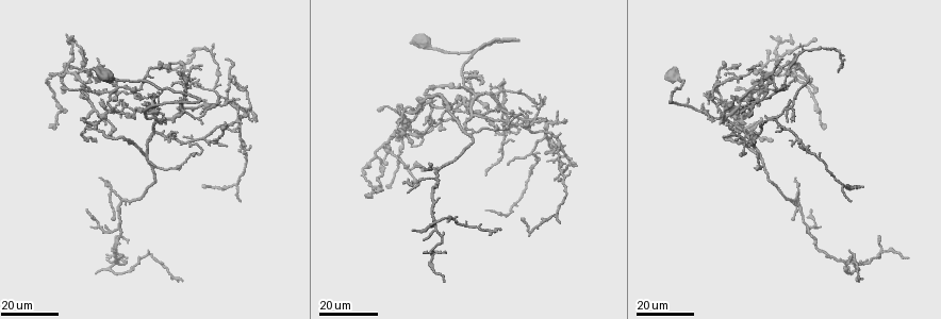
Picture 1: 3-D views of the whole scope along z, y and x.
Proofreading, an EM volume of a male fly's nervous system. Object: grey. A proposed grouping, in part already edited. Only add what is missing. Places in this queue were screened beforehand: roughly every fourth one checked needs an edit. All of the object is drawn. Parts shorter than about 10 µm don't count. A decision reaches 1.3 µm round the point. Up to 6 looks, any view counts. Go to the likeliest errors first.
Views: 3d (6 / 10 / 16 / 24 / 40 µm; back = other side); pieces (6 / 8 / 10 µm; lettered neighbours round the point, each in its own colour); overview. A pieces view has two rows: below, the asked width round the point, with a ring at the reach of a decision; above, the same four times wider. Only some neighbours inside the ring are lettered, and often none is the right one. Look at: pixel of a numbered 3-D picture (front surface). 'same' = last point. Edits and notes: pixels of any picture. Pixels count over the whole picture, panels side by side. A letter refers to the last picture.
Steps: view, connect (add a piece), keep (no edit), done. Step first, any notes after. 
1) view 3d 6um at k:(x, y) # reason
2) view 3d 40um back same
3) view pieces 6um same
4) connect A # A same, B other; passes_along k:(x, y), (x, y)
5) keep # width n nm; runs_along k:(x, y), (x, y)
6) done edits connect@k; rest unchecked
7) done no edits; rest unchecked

view 3d 24um at 1:(522, 220) # branch stops here

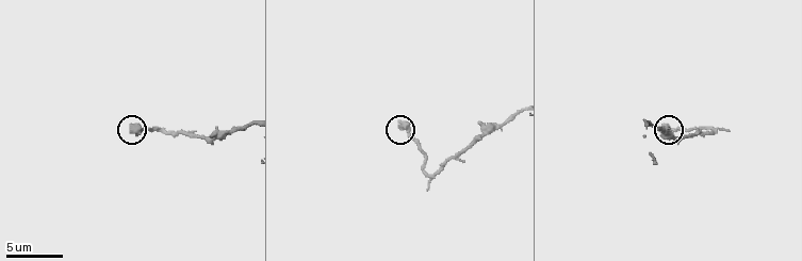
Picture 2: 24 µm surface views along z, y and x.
view pieces 8um at 2:(400, 121) # see the neighbours

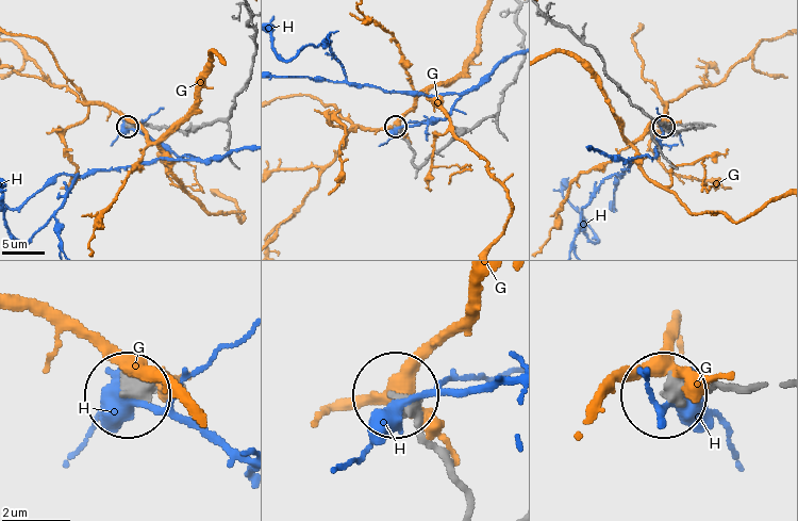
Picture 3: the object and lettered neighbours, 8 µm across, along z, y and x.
keep # width 440 nm; G other, H other; runs_along 3:(740, 386), (665, 392); none of them fits

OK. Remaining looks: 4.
view 3d 16um at 1:(856, 281) # an open end

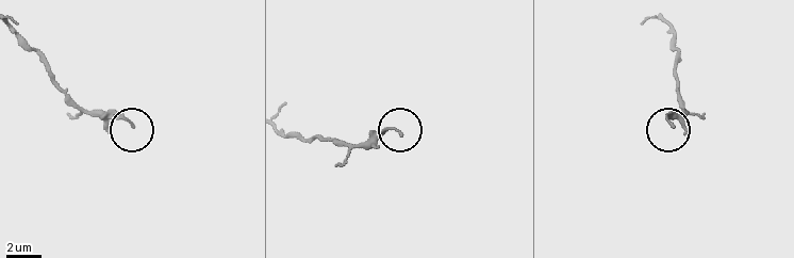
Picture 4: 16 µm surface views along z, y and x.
view 3d 10um at 4:(134, 124) # closer look

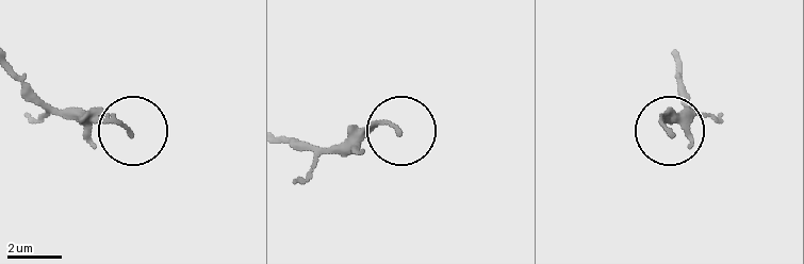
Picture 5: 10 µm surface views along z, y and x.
view pieces 6um at 5:(131, 135)

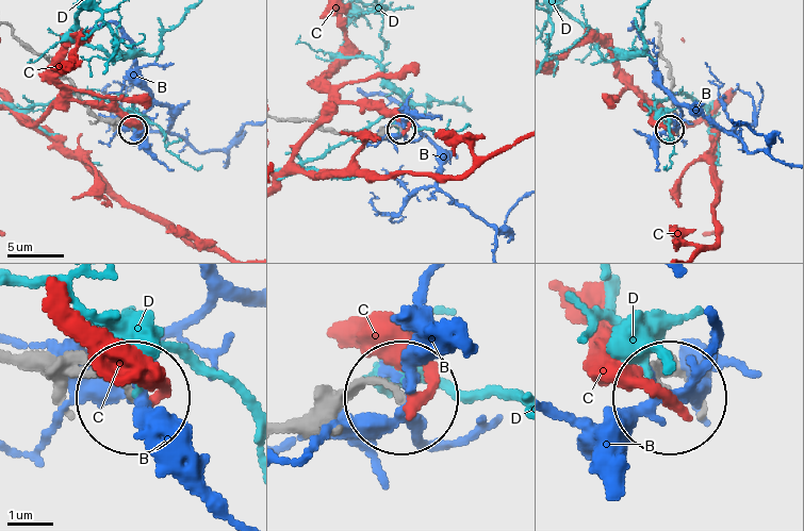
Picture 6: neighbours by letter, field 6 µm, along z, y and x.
keep # B other, C other, D other; none of them fits

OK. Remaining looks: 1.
done no edits; rest unchecked

